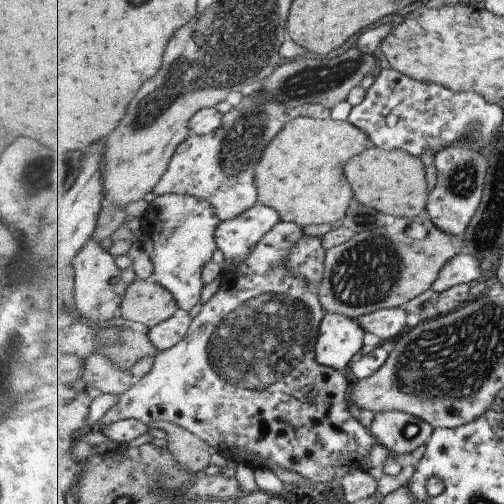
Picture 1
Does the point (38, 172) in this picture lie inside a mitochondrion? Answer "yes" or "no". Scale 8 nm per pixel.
yes

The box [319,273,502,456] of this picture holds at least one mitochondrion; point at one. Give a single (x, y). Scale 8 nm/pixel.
(410, 431)

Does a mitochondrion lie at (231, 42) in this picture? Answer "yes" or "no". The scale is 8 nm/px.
yes

